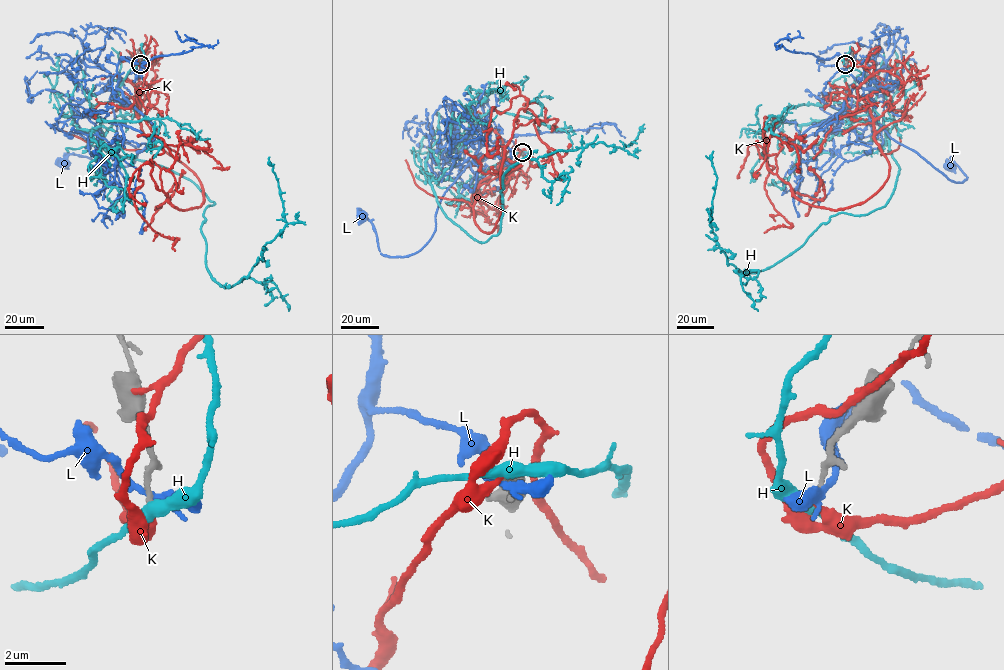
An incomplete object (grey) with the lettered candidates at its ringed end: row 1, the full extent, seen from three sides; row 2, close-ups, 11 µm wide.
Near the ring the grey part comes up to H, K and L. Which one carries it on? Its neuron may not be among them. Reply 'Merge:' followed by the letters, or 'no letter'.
Merge: no letter

